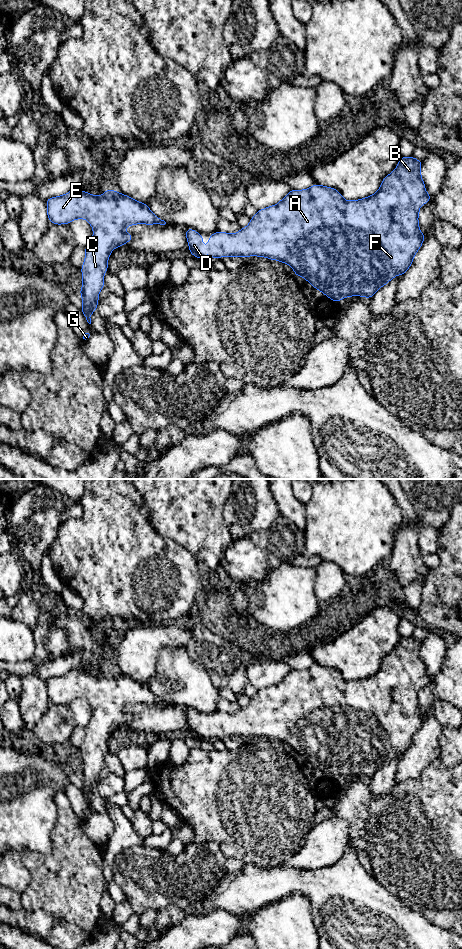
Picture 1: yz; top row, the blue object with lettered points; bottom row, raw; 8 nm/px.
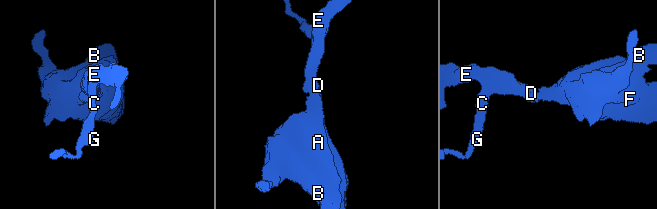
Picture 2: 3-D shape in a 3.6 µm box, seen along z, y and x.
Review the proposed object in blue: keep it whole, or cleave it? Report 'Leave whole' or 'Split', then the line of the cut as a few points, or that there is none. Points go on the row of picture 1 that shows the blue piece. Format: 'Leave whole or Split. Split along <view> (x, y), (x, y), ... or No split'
Leave whole. No split

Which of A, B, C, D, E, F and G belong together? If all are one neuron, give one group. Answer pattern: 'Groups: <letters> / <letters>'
Groups: A B C D E F G

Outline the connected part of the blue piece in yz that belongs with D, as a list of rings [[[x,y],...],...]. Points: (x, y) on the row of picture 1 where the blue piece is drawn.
[[[412,156],[400,158],[397,168],[384,178],[379,190],[360,200],[344,200],[336,189],[318,184],[305,190],[291,190],[276,205],[257,211],[249,225],[239,232],[228,234],[217,231],[209,236],[207,247],[201,244],[203,235],[187,228],[189,251],[200,259],[204,259],[208,252],[215,259],[223,256],[259,256],[278,260],[289,264],[296,276],[305,278],[332,301],[338,302],[350,296],[370,299],[383,285],[409,269],[424,241],[425,234],[419,230],[419,206],[426,204],[432,197],[426,192],[421,178],[422,163]]]

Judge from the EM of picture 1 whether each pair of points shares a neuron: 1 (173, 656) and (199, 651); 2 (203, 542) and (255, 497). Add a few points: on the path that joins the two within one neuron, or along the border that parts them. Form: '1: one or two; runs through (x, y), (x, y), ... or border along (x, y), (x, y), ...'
1: two; border along (186, 649), (189, 656), (204, 669)
2: two; border along (226, 500), (224, 523), (228, 527), (233, 541)

